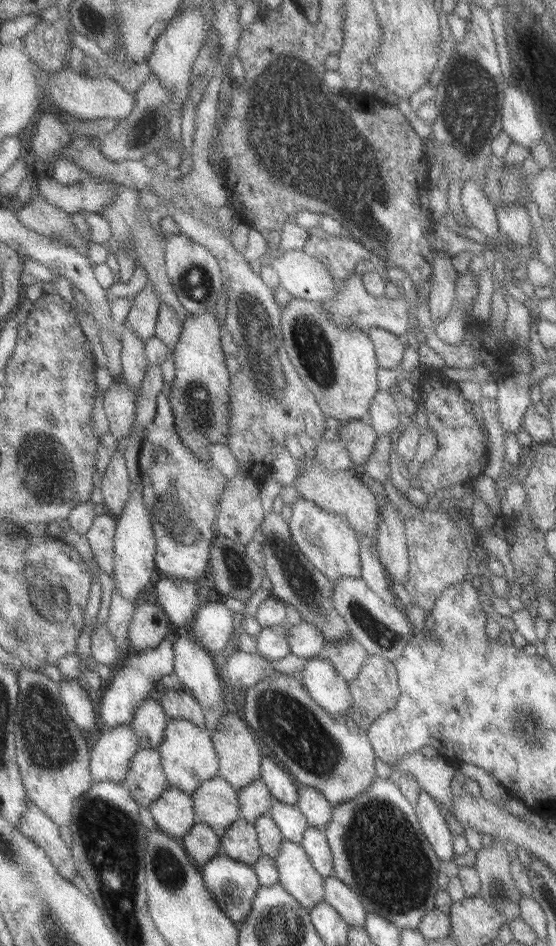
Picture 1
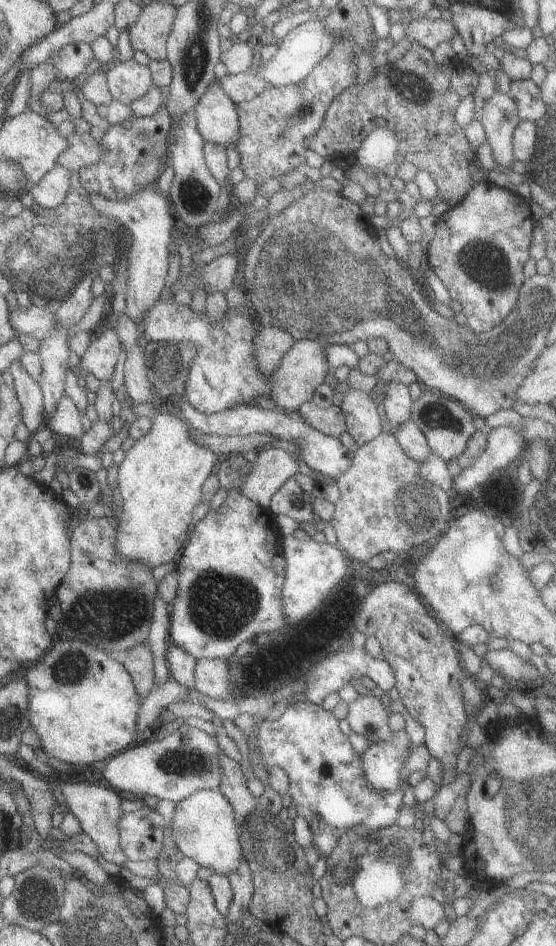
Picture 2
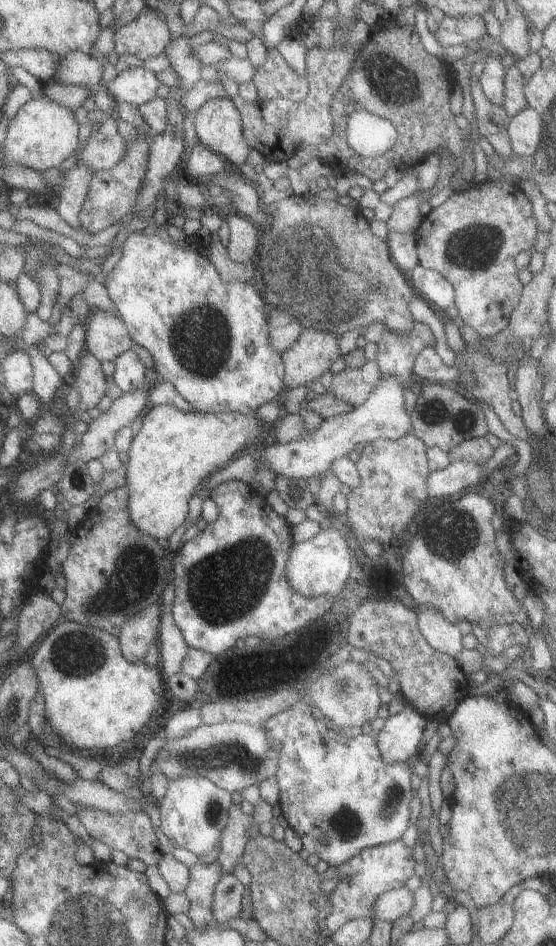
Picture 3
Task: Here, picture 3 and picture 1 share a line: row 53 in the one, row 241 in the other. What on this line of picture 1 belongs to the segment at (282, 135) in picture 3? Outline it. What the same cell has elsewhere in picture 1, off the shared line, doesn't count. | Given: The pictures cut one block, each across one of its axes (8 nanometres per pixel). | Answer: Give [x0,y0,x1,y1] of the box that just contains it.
[303,233,373,282]

